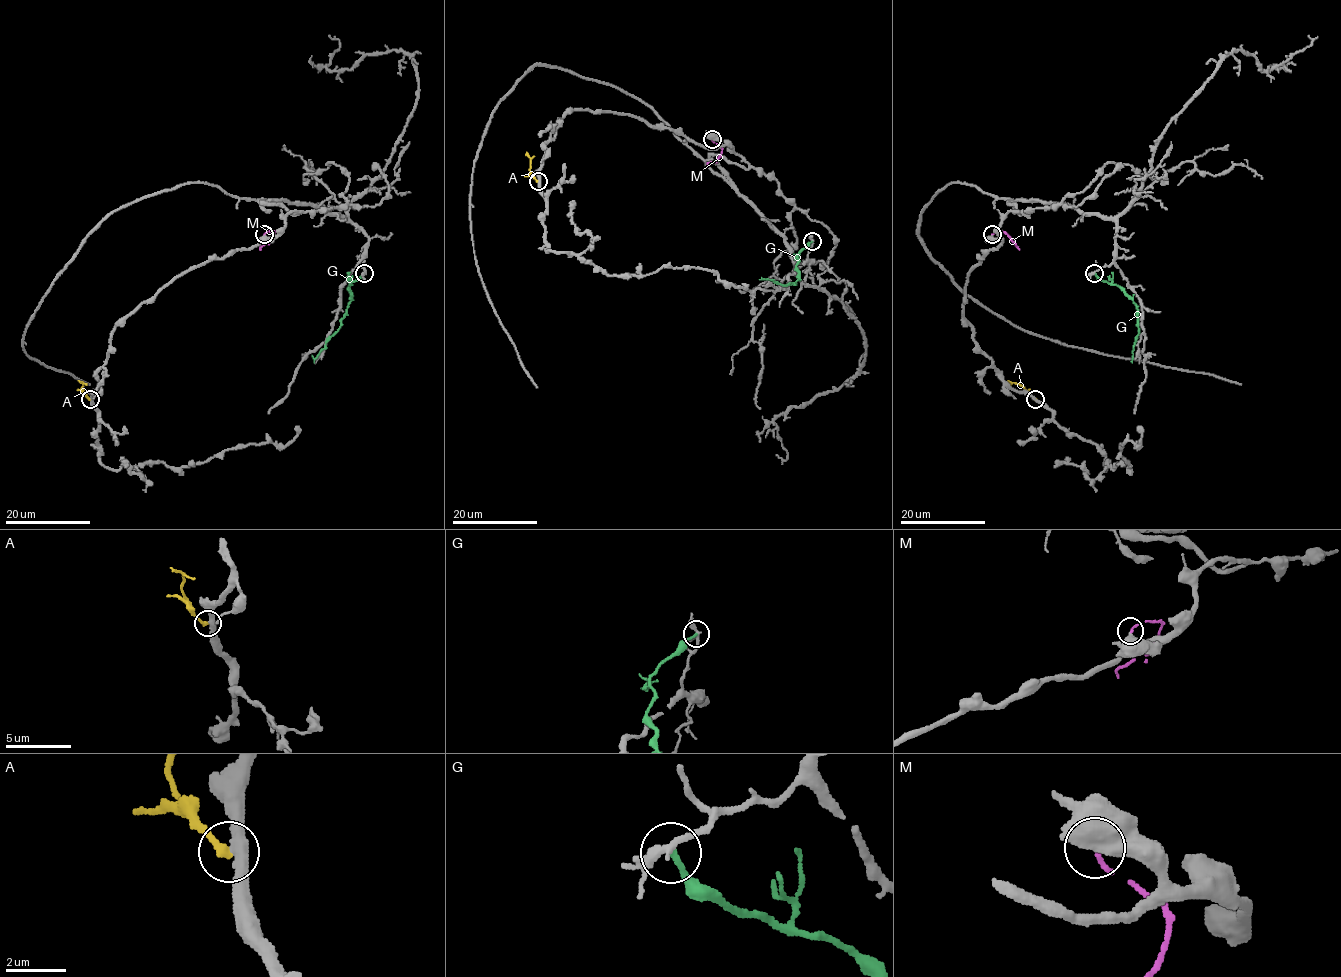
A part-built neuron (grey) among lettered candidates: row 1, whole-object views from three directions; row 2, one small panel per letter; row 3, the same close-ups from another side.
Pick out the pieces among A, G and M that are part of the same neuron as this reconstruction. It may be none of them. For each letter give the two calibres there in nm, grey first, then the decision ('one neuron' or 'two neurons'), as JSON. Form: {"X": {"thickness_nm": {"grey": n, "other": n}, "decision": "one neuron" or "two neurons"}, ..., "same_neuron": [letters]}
{"A": {"thickness_nm": {"grey": 400, "other": 280}, "decision": "two neurons"}, "G": {"thickness_nm": {"grey": 280, "other": 200}, "decision": "two neurons"}, "M": {"thickness_nm": {"grey": 440, "other": 170}, "decision": "two neurons"}, "same_neuron": []}

